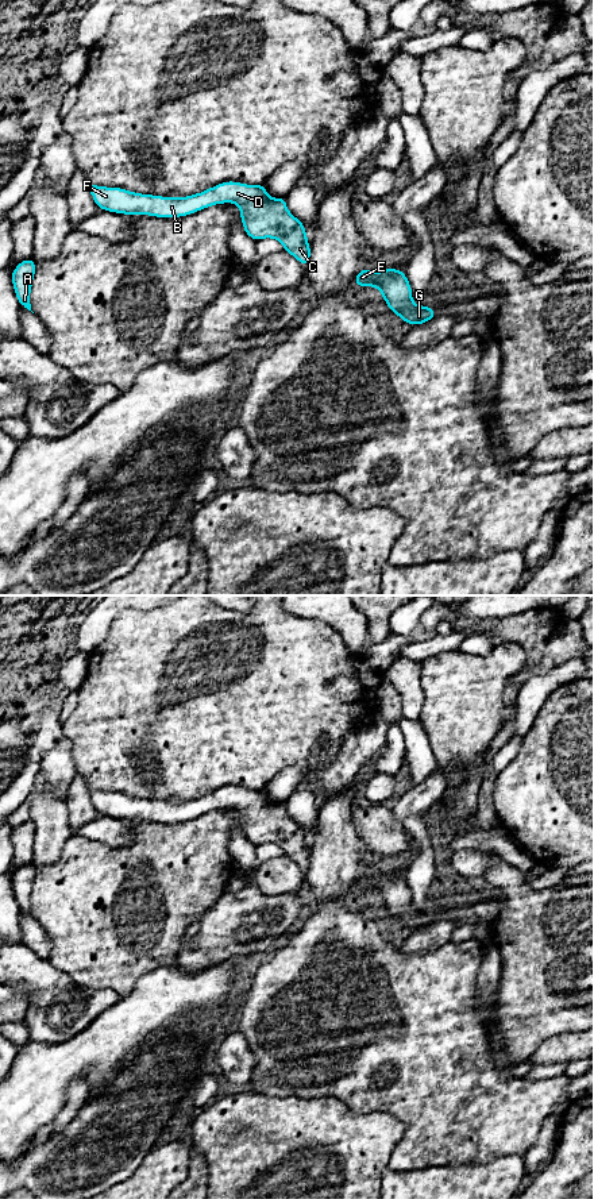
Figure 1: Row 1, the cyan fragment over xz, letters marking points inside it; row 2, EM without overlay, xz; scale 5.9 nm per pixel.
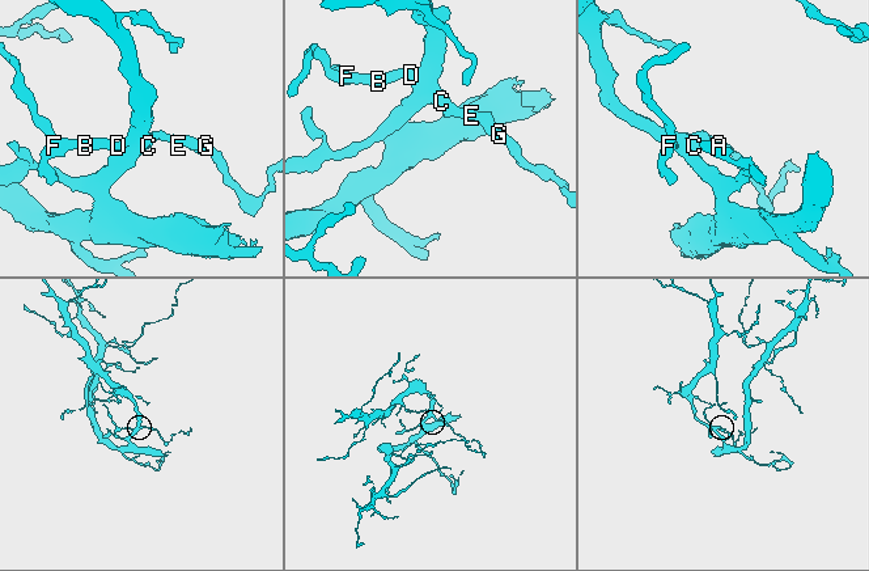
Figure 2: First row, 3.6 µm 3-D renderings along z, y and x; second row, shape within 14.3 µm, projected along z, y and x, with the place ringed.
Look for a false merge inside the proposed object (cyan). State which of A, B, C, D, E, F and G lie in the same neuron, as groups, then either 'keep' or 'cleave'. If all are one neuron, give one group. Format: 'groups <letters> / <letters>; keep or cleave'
groups A B C D E F G; keep

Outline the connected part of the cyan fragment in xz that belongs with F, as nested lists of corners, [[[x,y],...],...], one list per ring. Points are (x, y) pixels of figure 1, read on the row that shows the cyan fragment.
[[[227,181],[182,198],[97,185],[89,185],[89,189],[99,209],[124,215],[181,217],[215,204],[238,204],[247,236],[256,242],[263,238],[277,239],[284,244],[284,251],[296,257],[304,267],[309,265],[310,246],[305,225],[288,211],[285,197],[269,197],[265,184],[246,185]]]

